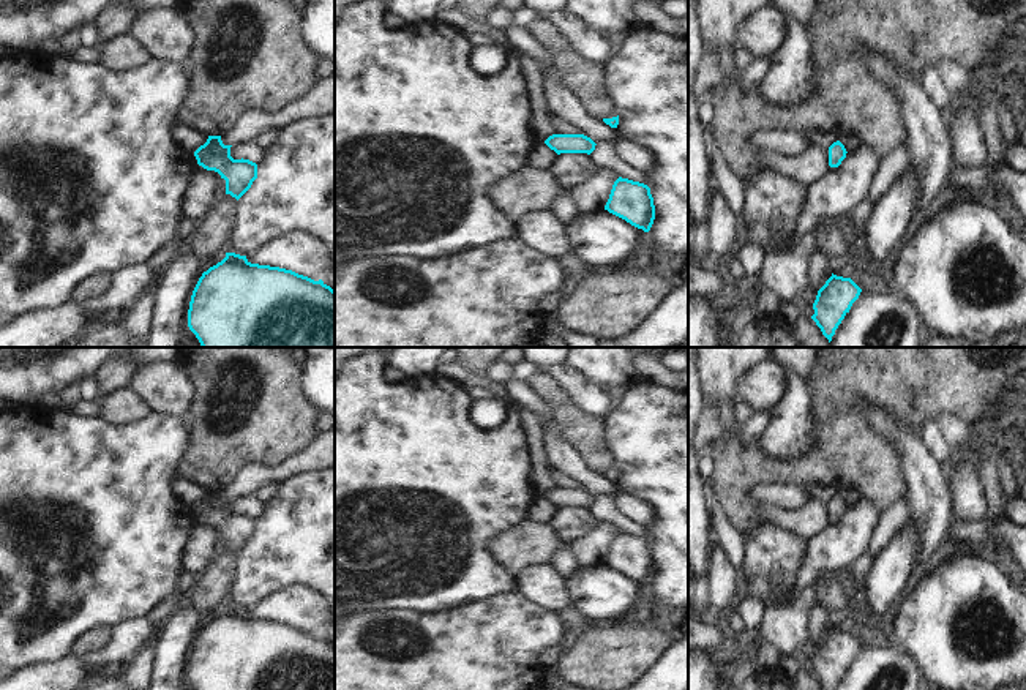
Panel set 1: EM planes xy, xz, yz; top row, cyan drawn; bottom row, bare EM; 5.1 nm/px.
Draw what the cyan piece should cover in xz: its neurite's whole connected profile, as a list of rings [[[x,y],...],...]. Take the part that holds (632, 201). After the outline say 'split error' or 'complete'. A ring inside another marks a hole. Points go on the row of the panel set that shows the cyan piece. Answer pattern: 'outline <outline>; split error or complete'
outline [[[622,177],[614,182],[605,210],[644,232],[650,231],[655,219],[650,188],[644,183]]]; complete

